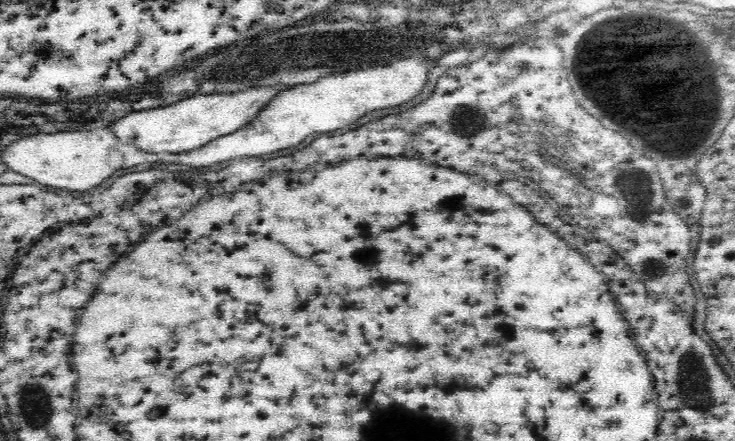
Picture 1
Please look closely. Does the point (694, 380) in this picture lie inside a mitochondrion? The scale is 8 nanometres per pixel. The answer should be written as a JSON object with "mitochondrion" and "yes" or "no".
{"mitochondrion":"yes"}

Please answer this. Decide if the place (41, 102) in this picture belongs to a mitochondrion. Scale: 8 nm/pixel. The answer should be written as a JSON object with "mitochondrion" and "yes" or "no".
{"mitochondrion":"no"}

